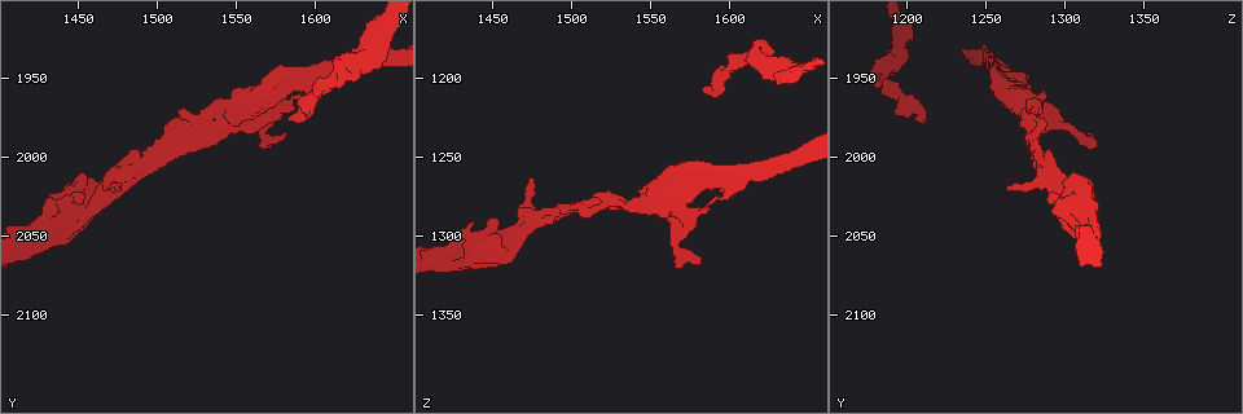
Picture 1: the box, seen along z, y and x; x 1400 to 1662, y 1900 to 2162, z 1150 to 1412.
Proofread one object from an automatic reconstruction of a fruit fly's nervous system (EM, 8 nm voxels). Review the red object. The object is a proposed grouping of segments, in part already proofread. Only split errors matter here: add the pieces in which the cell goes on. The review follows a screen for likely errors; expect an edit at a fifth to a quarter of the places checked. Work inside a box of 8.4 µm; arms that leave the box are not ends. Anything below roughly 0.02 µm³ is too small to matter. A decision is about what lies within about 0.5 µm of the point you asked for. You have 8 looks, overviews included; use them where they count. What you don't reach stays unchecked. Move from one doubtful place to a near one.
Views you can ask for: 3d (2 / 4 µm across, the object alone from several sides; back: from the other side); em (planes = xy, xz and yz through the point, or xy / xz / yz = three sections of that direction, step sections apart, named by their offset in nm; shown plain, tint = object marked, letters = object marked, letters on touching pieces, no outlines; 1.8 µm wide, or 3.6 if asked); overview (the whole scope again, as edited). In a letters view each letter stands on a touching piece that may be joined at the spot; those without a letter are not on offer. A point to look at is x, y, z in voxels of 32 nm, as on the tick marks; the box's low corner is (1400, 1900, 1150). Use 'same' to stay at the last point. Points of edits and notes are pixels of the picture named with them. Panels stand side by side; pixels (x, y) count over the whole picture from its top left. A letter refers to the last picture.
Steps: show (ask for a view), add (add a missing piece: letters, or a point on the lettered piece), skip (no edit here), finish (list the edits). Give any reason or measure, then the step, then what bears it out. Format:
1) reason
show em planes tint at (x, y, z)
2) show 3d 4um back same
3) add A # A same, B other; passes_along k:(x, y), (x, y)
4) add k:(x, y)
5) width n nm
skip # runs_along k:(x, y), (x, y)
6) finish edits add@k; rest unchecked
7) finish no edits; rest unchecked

branch stops here
show 3d 2um at (1502, 1984, 1284)

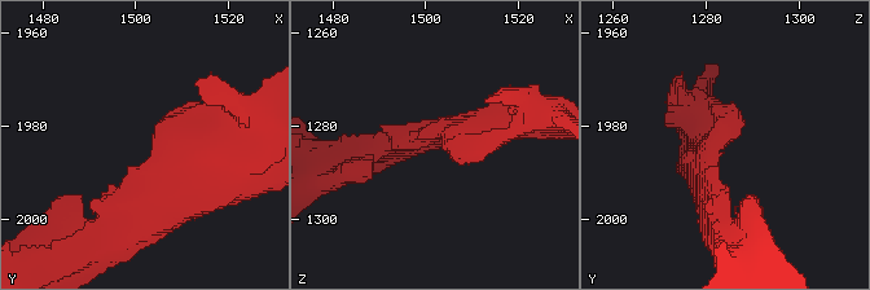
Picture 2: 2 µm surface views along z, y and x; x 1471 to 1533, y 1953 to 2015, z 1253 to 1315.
show em planes tint at (1504, 1983, 1284)

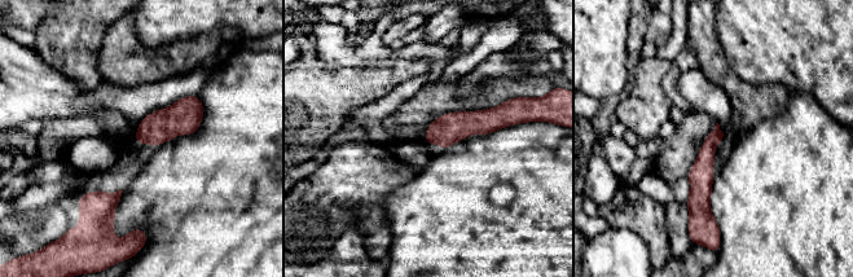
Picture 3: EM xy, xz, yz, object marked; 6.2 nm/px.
show em planes letters same

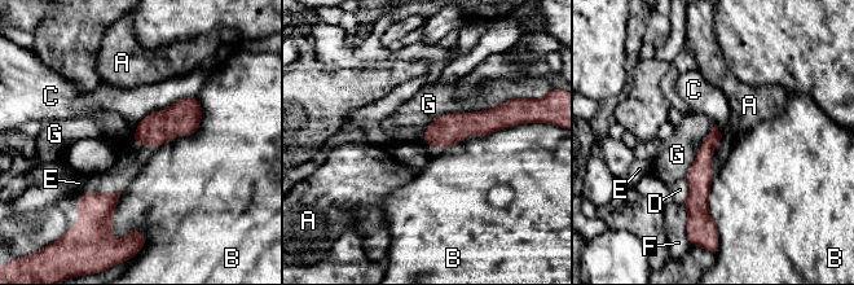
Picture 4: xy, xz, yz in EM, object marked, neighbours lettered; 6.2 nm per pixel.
skip # A other, B other, C other, D other, E other, F other, G other; border 4:(507, 100), (443, 114), (426, 128); none of them fits

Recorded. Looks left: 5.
sudden change in width
show 3d 2um at (1596, 1944, 1256)

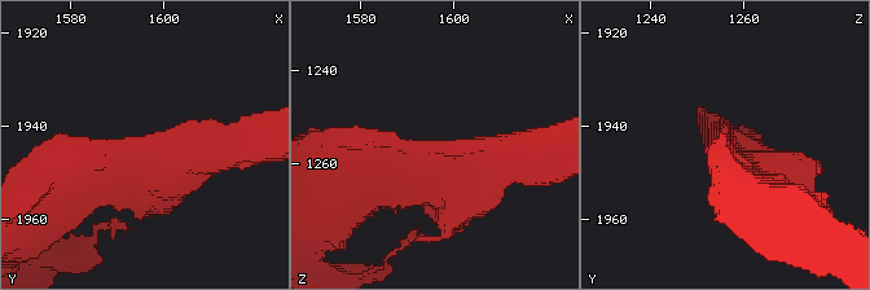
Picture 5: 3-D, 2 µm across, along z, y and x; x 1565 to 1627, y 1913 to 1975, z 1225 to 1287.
now the EM
show em planes tint at (1594, 1943, 1255)

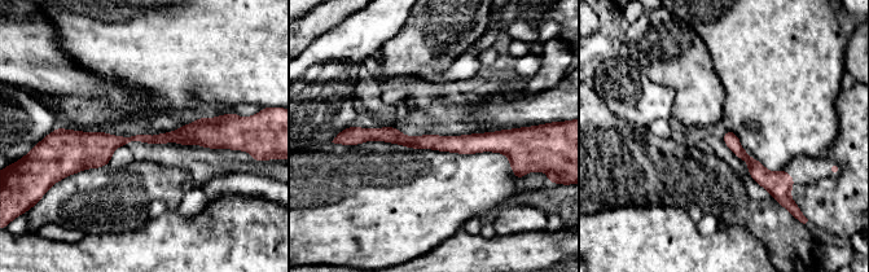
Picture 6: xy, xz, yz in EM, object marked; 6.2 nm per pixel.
show em planes letters same

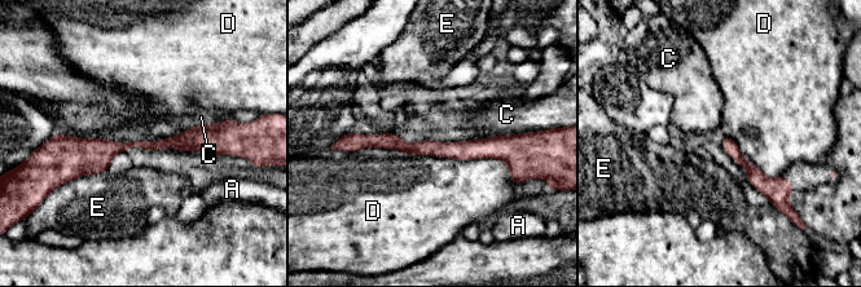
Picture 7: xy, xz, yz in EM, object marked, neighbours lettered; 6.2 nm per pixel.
skip # A other, C other, D other, E other; border 7:(343, 150), (499, 158), (513, 182); none of them fits

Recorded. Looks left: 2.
branch stops here
show em yz step 8 letters at (1582, 1974, 1206)

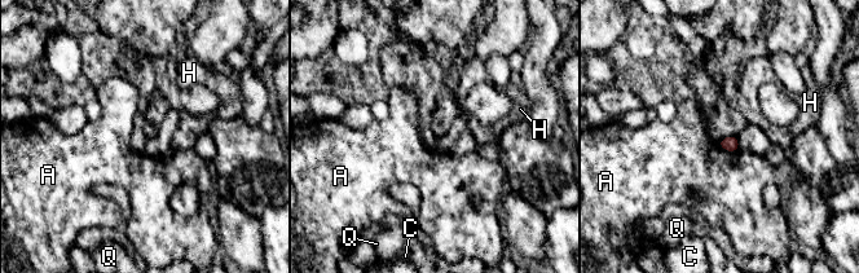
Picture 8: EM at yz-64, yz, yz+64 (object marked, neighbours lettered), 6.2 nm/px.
skip # A other, C other, H other, Q other; border 8:(717, 144), (727, 150), (738, 150); none of them fits

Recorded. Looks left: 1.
finish no edits; rest unchecked

